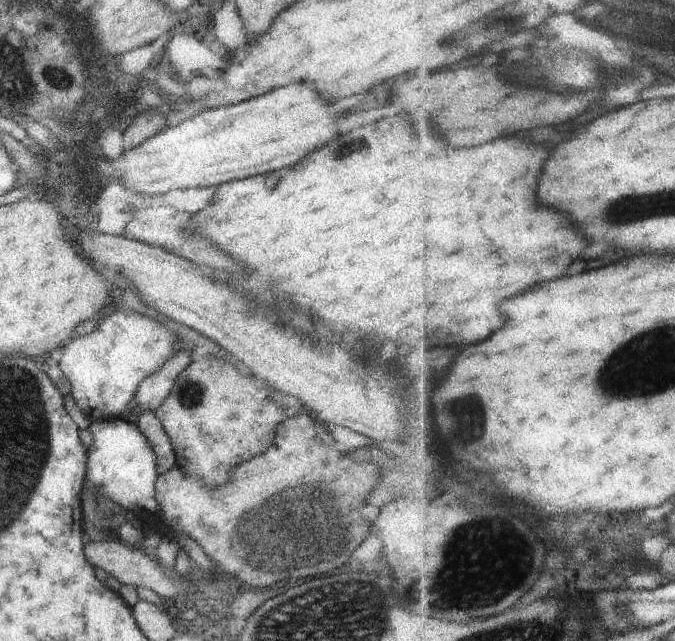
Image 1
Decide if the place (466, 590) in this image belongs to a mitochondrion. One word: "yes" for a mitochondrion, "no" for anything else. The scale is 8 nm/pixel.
yes

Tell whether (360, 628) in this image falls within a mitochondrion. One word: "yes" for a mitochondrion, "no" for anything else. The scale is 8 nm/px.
yes

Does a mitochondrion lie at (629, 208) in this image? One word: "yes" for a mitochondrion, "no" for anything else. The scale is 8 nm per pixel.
yes

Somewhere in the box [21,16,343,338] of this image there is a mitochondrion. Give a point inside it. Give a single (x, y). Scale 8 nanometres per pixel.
(58, 78)

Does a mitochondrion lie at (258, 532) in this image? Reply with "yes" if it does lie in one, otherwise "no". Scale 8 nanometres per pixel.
yes

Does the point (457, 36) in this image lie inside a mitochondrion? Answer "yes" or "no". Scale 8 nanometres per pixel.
yes

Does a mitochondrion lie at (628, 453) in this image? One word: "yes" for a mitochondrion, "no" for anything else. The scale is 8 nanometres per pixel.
no

